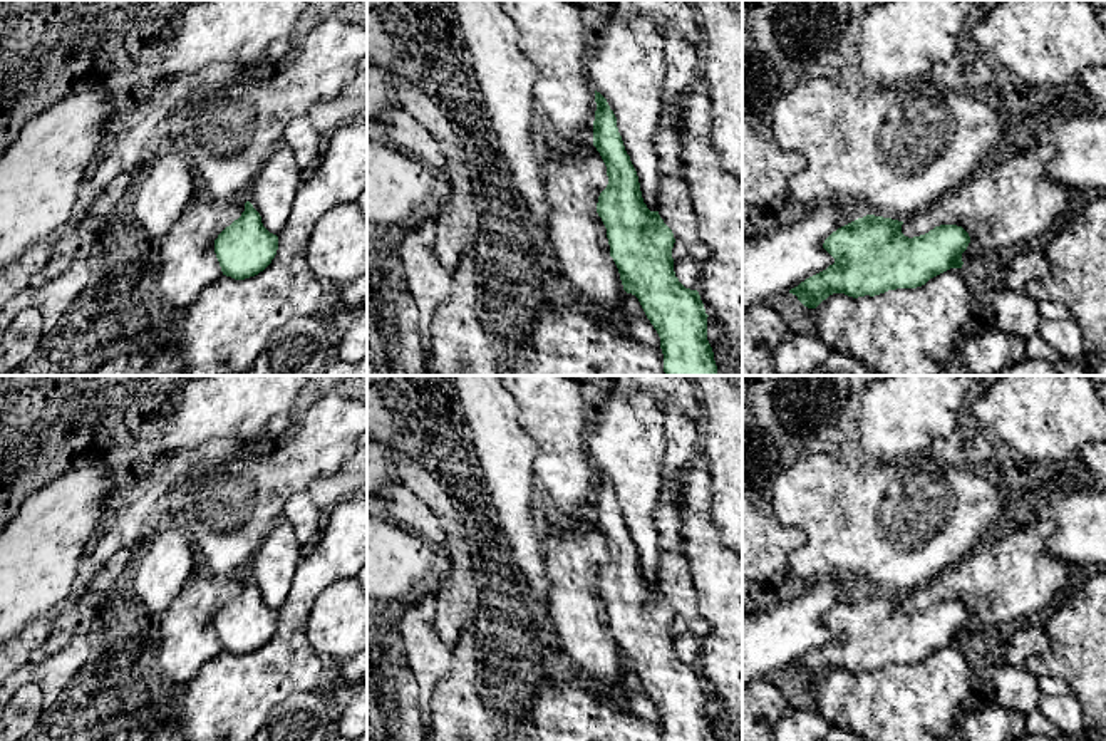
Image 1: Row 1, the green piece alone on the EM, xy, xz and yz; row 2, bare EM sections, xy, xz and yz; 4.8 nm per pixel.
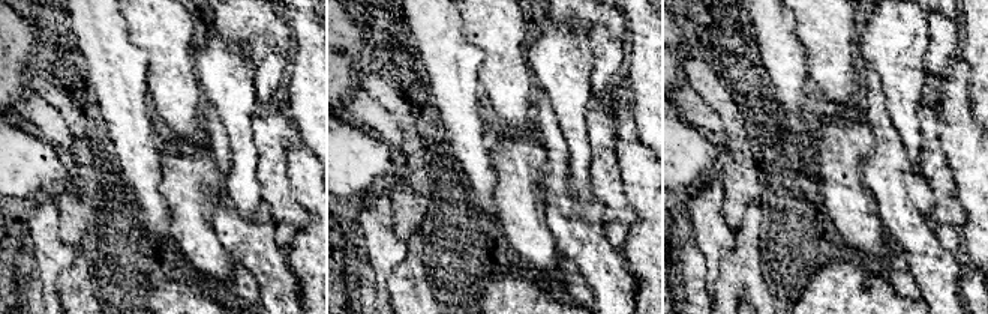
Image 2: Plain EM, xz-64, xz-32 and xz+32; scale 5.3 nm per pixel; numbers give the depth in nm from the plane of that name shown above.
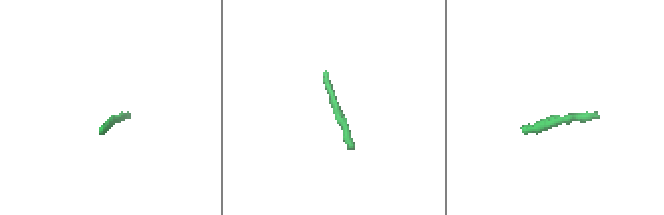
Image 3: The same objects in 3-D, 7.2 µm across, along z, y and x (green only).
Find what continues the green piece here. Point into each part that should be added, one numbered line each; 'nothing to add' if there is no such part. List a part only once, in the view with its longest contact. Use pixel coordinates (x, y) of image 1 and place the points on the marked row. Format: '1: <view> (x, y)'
nothing to add

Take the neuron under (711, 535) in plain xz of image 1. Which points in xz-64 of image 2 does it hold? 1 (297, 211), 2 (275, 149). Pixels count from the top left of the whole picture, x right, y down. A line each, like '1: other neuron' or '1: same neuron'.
1: other neuron
2: other neuron

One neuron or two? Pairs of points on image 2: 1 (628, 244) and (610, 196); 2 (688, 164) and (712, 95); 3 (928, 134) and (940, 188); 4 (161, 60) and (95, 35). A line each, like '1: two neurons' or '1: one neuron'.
1: two neurons
2: two neurons
3: one neuron
4: two neurons

